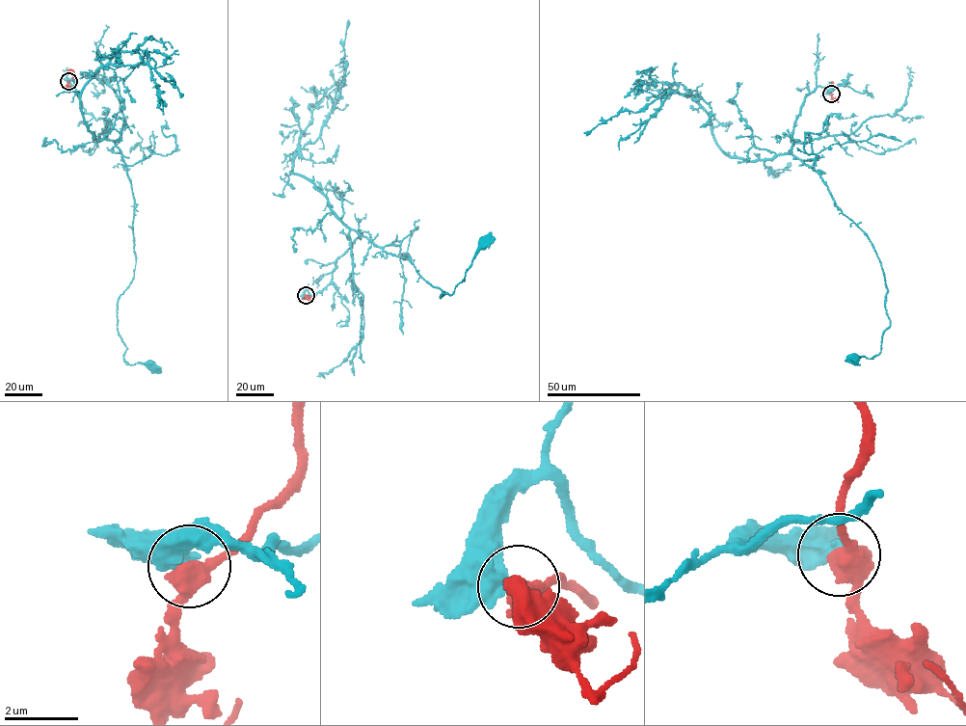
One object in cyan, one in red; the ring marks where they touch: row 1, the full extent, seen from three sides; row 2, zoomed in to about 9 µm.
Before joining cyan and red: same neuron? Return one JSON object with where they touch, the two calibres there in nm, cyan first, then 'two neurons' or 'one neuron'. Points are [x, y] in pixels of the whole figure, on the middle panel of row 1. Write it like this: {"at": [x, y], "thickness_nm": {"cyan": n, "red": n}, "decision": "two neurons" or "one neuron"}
{"at": [306, 295], "thickness_nm": {"cyan": 550, "red": 550}, "decision": "two neurons"}

